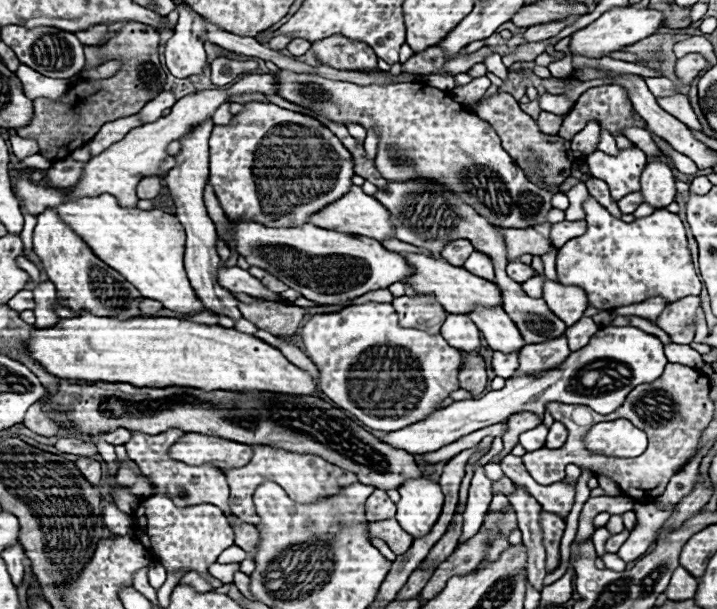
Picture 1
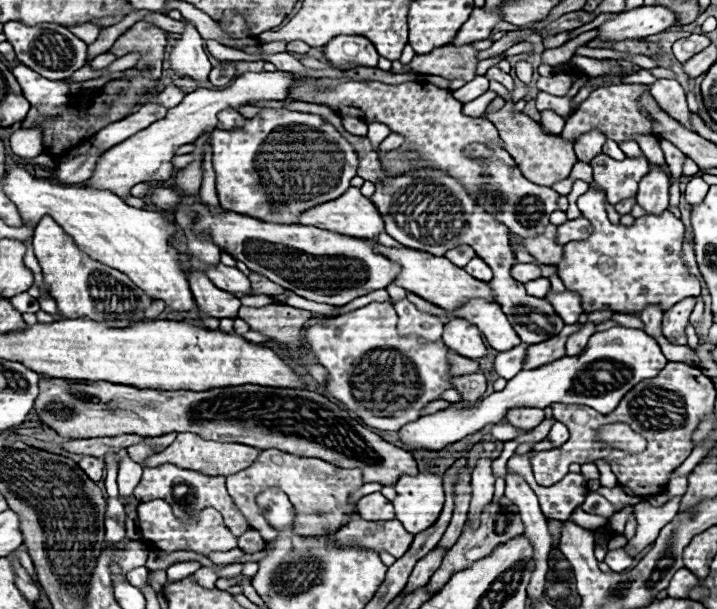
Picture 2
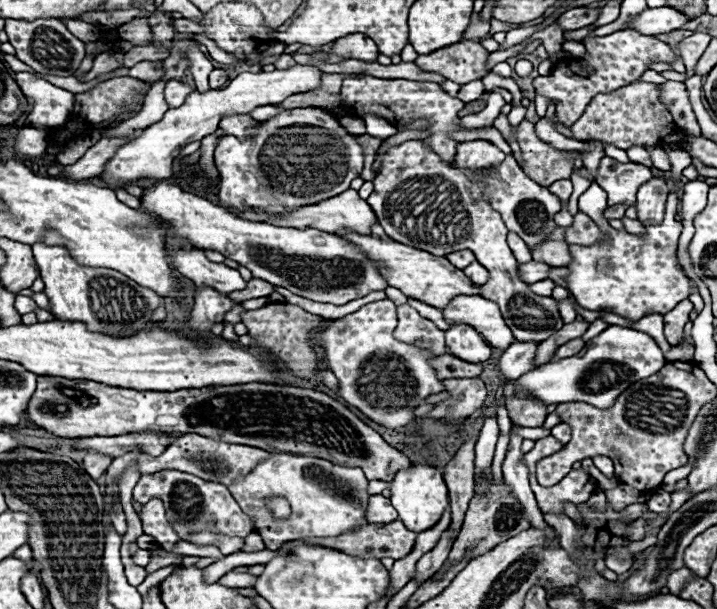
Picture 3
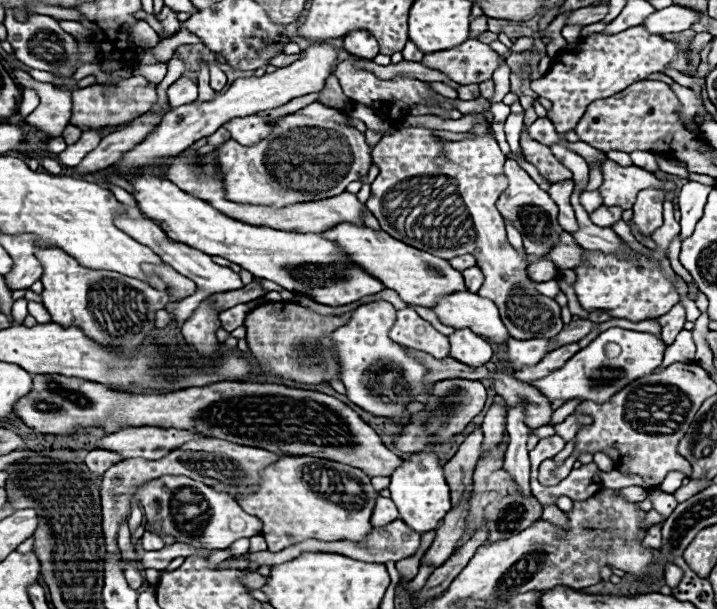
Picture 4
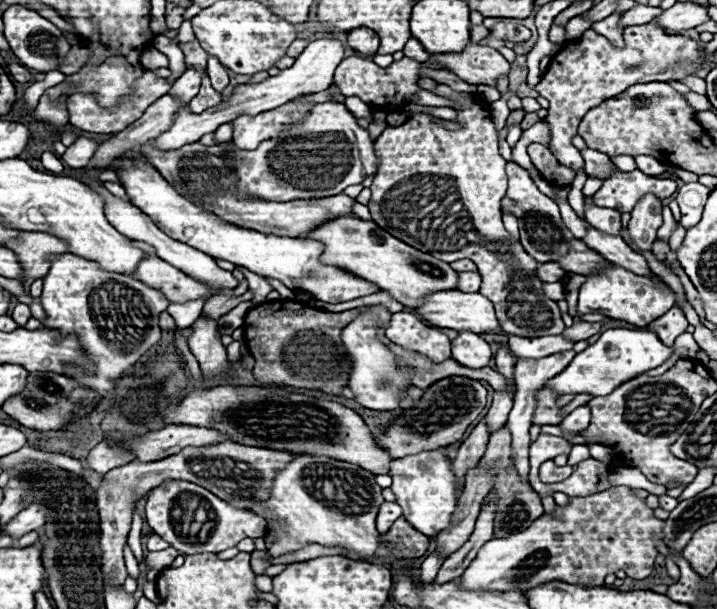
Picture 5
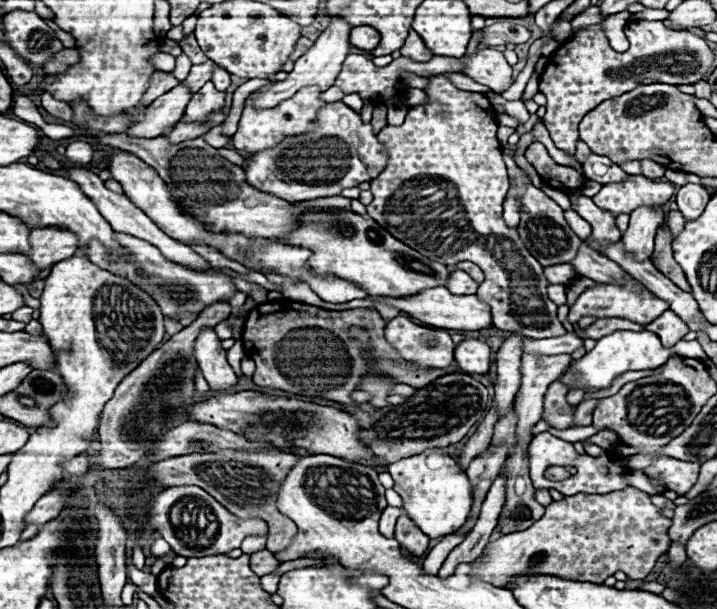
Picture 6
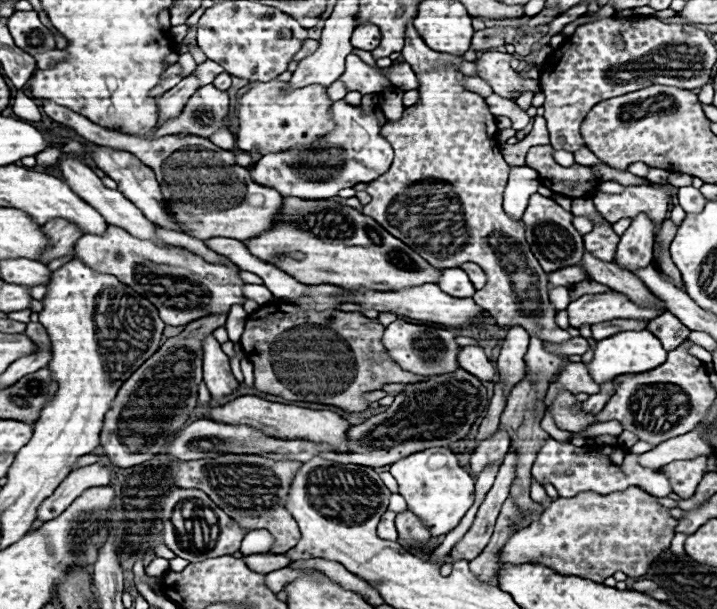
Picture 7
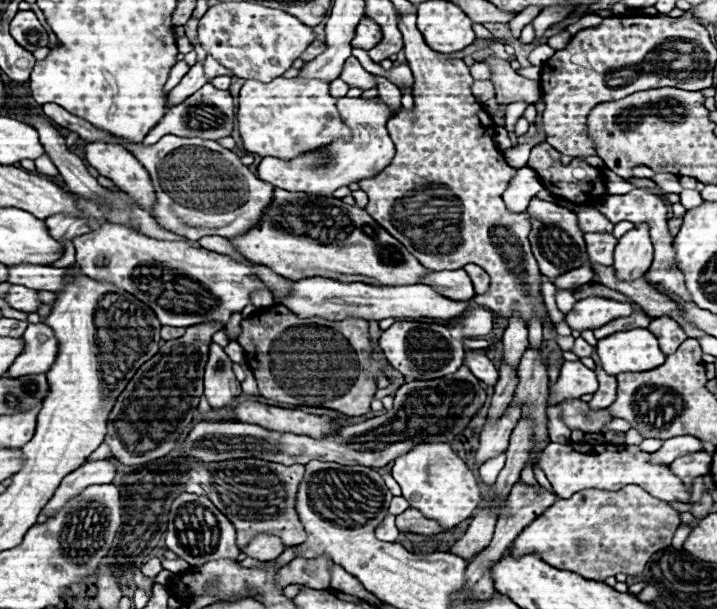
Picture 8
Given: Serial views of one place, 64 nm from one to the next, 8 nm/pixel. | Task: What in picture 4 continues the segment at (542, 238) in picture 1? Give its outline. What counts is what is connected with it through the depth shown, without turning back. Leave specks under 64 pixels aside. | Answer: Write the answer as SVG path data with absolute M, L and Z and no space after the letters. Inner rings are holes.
M564 234L562 242L556 244L546 258L552 260L560 270L572 270L574 266L582 264L582 250L584 248L578 246L570 234Z

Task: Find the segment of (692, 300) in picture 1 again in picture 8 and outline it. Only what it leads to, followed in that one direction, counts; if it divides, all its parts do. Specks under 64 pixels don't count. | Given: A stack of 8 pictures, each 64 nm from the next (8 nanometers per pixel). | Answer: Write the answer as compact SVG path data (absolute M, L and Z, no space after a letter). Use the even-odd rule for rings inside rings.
M654 318L648 326L648 330L658 338L662 352L666 356L674 354L674 350L678 350L678 346L686 340L684 330L672 320L672 318Z

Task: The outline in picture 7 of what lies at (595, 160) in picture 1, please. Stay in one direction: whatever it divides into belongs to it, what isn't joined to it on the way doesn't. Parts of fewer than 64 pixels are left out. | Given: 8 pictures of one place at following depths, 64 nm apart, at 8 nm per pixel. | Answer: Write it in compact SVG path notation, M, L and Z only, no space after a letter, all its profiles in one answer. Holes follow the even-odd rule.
M628 186L622 194L598 192L594 206L608 222L618 222L620 218L636 218L638 214L650 214L654 222L654 236L658 236L664 216L668 212L670 190L666 186Z

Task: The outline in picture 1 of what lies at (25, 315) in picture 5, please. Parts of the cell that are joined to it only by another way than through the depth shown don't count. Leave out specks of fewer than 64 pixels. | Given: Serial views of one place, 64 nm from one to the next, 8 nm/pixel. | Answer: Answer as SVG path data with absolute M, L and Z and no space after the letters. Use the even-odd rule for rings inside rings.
M20 290L20 292L8 302L8 306L10 306L12 310L16 310L16 312L24 312L24 310L34 310L34 308L36 308L34 296L32 296L30 290Z

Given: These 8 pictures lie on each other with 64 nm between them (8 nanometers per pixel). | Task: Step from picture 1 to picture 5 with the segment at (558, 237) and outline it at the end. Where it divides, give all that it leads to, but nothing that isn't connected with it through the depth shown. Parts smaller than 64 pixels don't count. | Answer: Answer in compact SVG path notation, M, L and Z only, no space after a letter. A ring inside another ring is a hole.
M579 172L576 174L576 178L574 178L574 184L570 186L570 192L568 192L568 204L576 210L576 214L580 216L580 218L584 218L584 194L582 194L582 186L584 186L584 182L586 182L586 174L584 172ZM588 228L588 234L582 238L592 250L600 252L608 262L622 266L634 274L642 274L642 276L650 276L654 278L654 282L662 284L668 288L668 284L664 284L664 280L660 276L656 276L650 268L648 262L642 254L630 250L630 246L620 238L620 236L606 236L594 228Z

